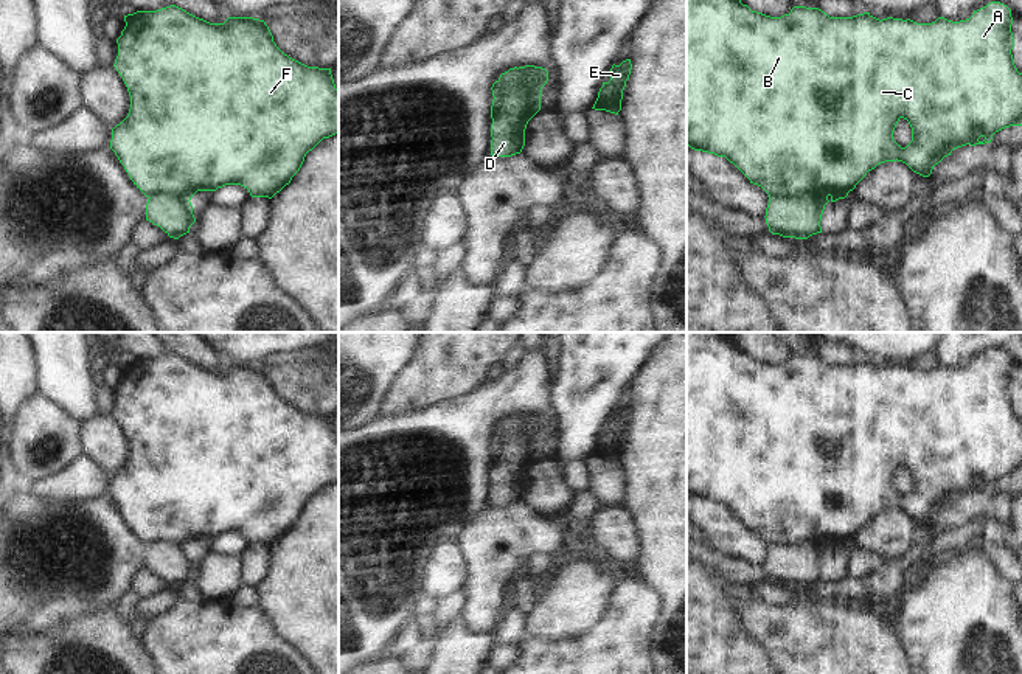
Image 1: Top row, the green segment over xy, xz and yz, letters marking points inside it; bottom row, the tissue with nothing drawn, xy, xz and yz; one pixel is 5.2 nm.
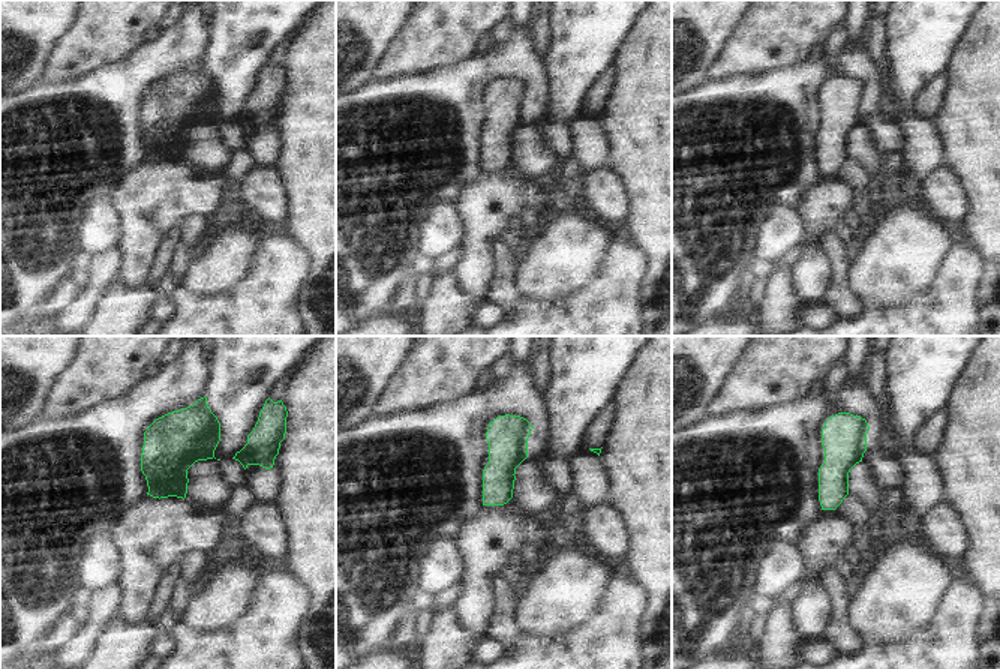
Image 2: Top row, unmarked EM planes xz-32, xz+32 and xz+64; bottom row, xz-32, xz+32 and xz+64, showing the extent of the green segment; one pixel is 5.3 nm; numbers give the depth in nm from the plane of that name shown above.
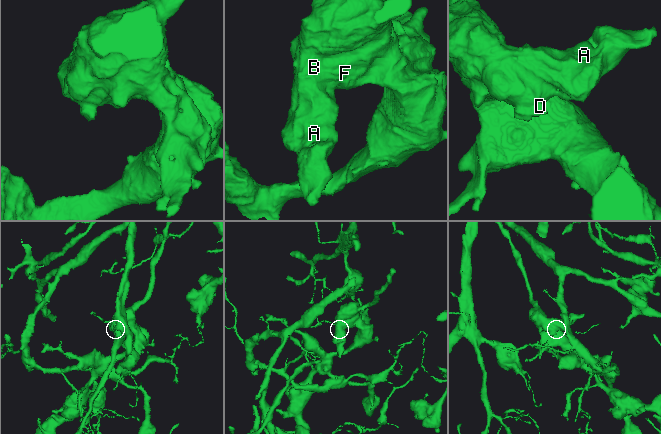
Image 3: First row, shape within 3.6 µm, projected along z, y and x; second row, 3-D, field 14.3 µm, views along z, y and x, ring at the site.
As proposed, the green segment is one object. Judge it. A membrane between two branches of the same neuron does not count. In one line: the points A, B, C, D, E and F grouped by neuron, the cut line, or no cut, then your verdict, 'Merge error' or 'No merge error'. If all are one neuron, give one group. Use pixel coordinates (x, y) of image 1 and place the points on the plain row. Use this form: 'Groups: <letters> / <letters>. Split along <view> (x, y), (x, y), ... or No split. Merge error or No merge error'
Groups: A B C E F / D. Split along xz (517, 416), (525, 448), (521, 466), (524, 480). Merge error

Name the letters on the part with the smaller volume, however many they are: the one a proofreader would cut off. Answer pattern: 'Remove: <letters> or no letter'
Remove: D

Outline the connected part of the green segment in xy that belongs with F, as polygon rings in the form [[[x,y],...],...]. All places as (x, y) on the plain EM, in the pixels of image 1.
[[[171,353],[157,359],[137,359],[124,363],[126,374],[116,387],[118,404],[115,418],[123,426],[129,444],[130,457],[127,464],[112,477],[110,497],[124,514],[134,533],[146,544],[176,542],[191,548],[197,539],[216,539],[225,533],[241,533],[252,545],[272,547],[300,519],[304,505],[323,486],[339,481],[339,438],[335,436],[331,416],[308,415],[287,402],[276,391],[264,368],[253,365],[228,365],[224,371],[210,371],[185,357]]]

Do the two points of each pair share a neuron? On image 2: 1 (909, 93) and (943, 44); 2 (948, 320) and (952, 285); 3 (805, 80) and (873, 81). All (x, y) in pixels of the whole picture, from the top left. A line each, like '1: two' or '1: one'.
1: one
2: one
3: one

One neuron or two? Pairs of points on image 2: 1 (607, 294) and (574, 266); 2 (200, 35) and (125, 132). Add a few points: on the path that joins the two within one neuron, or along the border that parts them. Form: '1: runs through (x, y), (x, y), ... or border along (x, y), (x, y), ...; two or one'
1: border along (607, 248), (600, 273), (583, 288), (564, 299); two
2: runs through (173, 51), (125, 96), (125, 105); one

